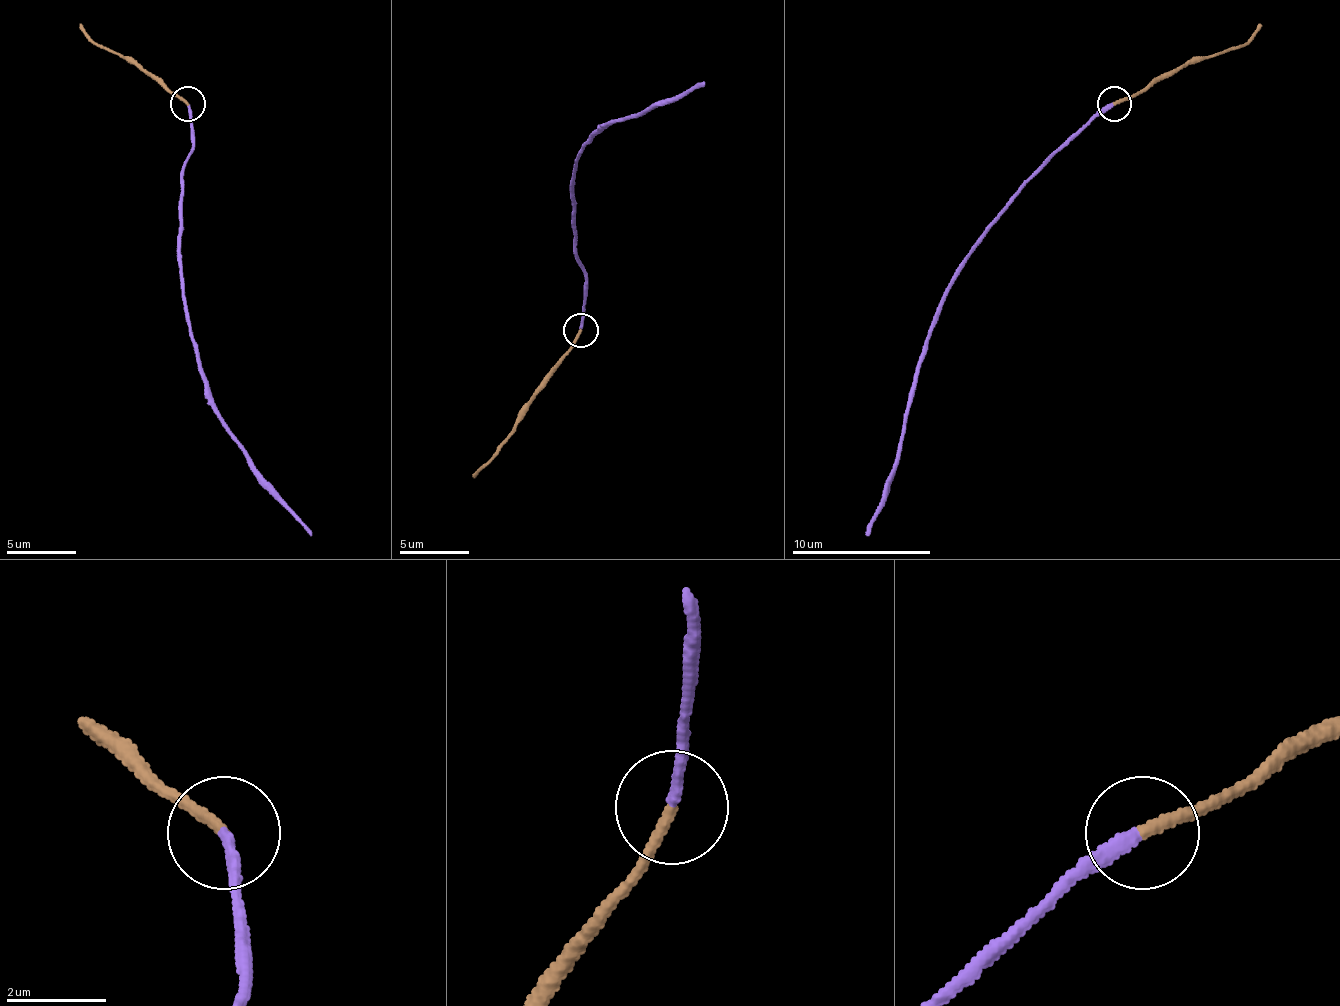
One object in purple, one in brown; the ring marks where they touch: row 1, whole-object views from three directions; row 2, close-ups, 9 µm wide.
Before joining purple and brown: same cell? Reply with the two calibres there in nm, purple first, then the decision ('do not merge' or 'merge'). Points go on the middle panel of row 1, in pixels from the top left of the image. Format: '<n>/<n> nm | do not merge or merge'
240/240 nm | merge

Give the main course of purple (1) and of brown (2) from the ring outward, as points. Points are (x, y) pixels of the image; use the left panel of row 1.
1: (188, 103), (192, 155), (181, 179), (181, 291), (185, 319), (219, 423), (272, 496), (310, 535)
2: (188, 103), (136, 61), (108, 50), (80, 23)

